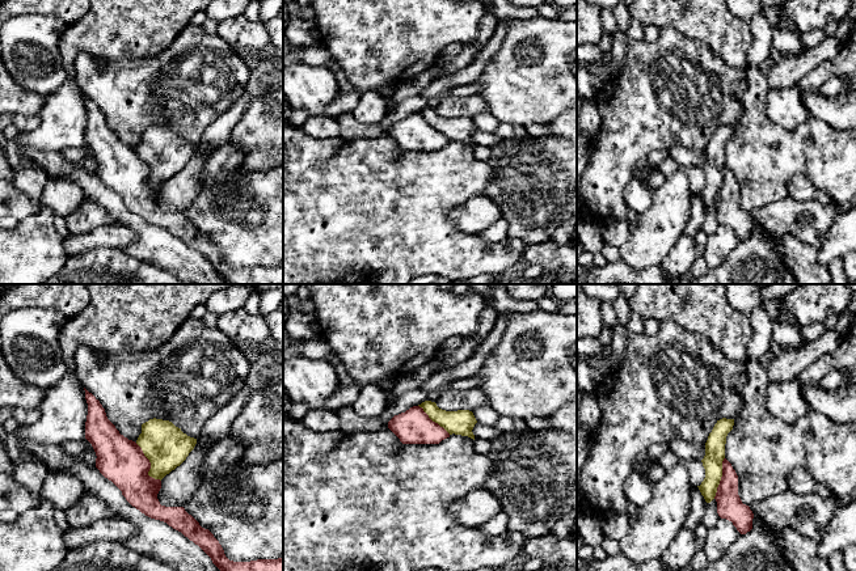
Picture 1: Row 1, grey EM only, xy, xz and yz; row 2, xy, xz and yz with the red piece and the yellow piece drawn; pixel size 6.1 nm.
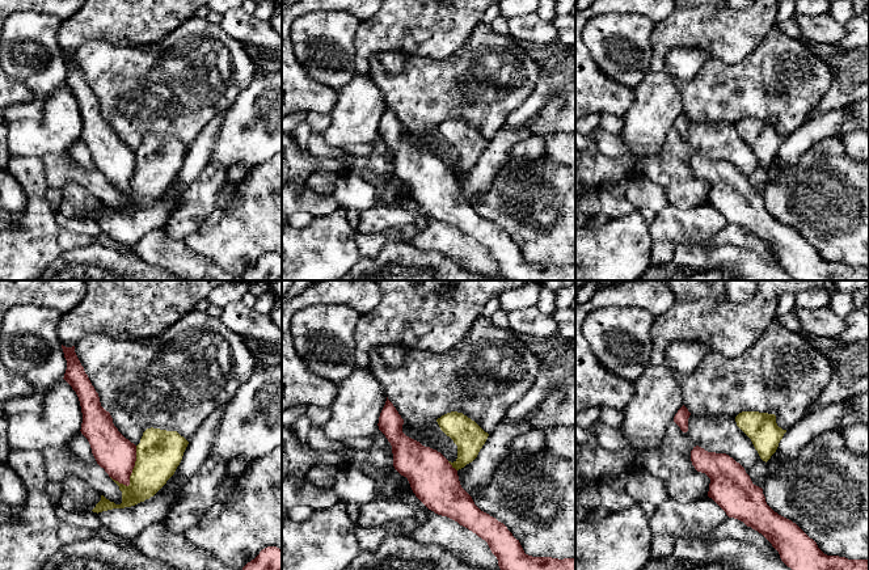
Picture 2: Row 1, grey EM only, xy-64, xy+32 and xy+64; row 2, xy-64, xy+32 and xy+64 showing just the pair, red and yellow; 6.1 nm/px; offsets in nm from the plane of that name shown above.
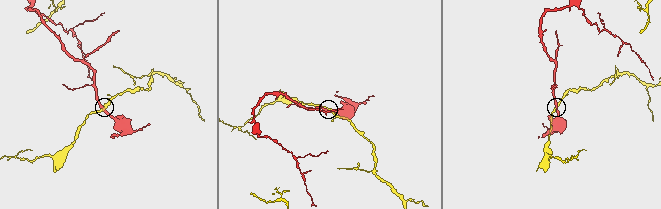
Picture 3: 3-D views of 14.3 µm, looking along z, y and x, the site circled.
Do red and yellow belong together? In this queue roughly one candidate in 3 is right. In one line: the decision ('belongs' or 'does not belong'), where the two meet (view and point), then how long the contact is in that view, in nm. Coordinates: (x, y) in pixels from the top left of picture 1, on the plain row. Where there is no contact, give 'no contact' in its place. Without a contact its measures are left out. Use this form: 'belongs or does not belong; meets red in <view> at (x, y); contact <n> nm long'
does not belong; meets red in xy at (150, 172); contact 280 nm long

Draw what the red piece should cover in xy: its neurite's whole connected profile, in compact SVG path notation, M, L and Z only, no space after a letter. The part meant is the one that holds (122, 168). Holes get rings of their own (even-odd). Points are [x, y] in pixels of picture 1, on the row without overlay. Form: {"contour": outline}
{"contour": "M85 94L84 97L88 110L85 145L92 151L96 158L96 174L105 185L111 187L122 198L122 202L132 213L146 223L164 228L173 236L181 238L185 244L198 251L227 284L283 284L283 265L257 266L250 268L229 267L214 241L208 236L202 234L184 213L161 212L157 206L157 200L161 195L161 187L148 182L151 169L144 162L142 155L135 148L121 141L115 132L107 126L105 115L100 107Z"}

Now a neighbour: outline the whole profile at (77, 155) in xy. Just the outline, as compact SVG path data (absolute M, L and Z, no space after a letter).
M87 145L76 147L76 148L67 148L59 152L67 160L80 164L87 158Z

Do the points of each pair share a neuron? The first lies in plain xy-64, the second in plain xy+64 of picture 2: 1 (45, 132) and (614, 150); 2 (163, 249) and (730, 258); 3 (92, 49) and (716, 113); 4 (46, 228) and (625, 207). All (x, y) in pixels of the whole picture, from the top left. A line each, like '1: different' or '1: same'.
1: different
2: different
3: same
4: different

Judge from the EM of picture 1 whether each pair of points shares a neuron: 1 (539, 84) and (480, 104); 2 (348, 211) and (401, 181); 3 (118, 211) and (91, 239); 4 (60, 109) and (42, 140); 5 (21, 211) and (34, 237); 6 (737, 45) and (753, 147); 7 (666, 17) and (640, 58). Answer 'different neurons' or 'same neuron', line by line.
1: different neurons
2: same neuron
3: different neurons
4: same neuron
5: different neurons
6: different neurons
7: different neurons

